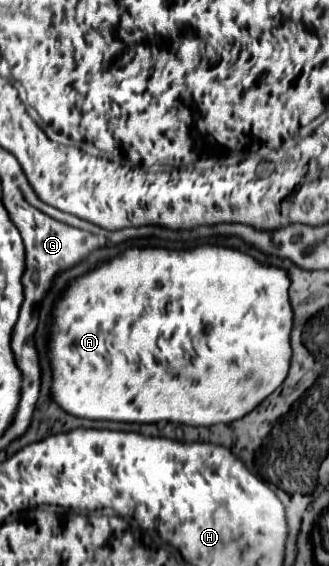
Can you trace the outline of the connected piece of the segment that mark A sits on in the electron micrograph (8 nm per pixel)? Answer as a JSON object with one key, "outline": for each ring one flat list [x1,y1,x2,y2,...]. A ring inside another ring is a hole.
{"outline":[[200,245,188,251,128,247,116,257,98,263,92,271,72,279,62,291,62,297,56,299,52,307,52,323,46,341,50,369,52,369,52,387,50,387,52,397,56,405,66,413,92,421,118,421,118,423,170,421,192,427,212,427,216,423,238,421,250,411,254,411,288,377,290,359,292,359,290,329,294,321,288,287,290,287,290,277,284,269,274,265,262,265,238,249,228,249,218,245]]}

